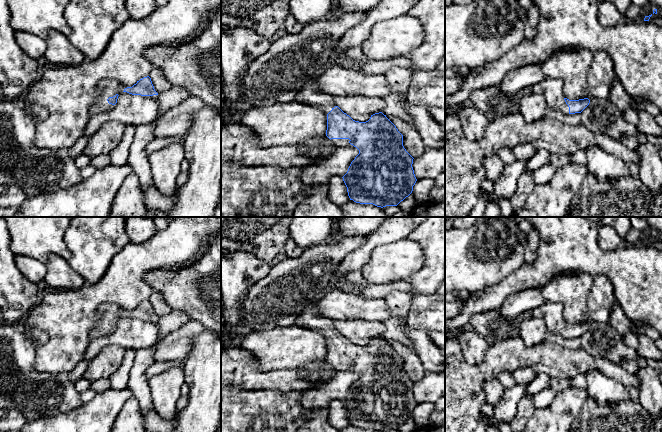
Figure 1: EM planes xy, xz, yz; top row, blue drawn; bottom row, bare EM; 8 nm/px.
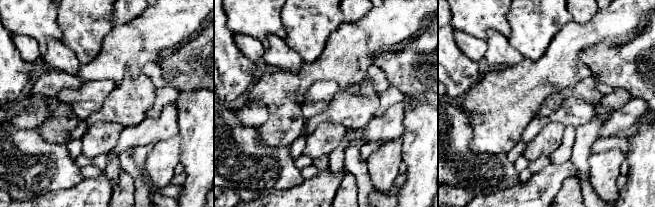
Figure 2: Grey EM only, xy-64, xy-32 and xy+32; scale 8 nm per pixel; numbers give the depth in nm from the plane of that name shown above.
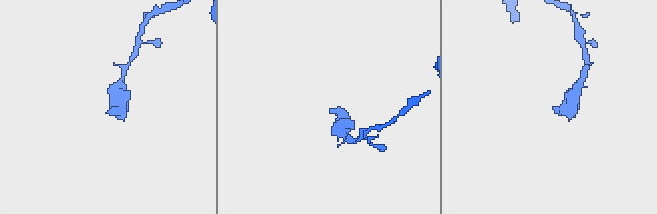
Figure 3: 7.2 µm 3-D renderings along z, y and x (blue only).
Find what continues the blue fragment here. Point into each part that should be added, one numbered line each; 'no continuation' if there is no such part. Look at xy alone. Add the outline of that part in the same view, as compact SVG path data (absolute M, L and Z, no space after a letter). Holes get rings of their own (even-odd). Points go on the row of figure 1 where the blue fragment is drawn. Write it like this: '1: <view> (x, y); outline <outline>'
1: xy (107, 88); outline M103 80L98 85L99 97L95 104L89 109L90 116L105 112L111 109L114 105L109 104L107 99L113 97L116 94L121 94L124 91L124 87L116 80Z

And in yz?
1: yz (552, 89); outline M547 77L531 87L534 94L542 94L547 102L548 108L559 110L564 114L569 114L569 107L566 104L563 93L563 81Z

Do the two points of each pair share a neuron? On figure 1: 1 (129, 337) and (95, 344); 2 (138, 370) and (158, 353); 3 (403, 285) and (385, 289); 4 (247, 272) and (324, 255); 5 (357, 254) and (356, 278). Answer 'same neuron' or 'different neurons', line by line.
1: same neuron
2: different neurons
3: same neuron
4: different neurons
5: different neurons

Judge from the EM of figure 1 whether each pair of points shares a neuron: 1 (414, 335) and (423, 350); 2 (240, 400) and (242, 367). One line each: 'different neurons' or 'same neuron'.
1: same neuron
2: different neurons

